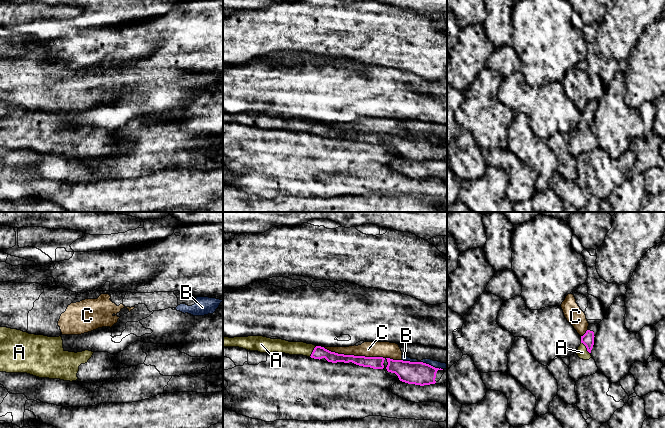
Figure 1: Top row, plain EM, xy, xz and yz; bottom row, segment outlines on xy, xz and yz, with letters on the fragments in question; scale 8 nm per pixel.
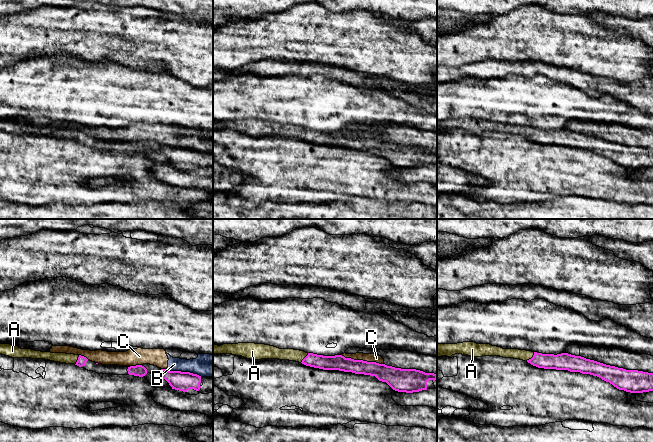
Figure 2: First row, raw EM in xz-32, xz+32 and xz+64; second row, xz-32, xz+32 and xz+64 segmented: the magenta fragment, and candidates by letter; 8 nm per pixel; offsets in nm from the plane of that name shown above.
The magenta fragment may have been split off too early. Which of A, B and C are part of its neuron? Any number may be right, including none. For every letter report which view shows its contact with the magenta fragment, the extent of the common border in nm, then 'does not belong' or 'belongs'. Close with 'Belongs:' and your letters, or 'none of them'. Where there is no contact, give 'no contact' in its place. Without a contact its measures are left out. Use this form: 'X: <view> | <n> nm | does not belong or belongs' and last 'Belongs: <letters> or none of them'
A: yz | 120 nm | belongs
B: xz | 340 nm | does not belong
C: xz | 500 nm | does not belong
Belongs: A

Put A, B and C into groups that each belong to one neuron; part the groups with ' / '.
A / B C

